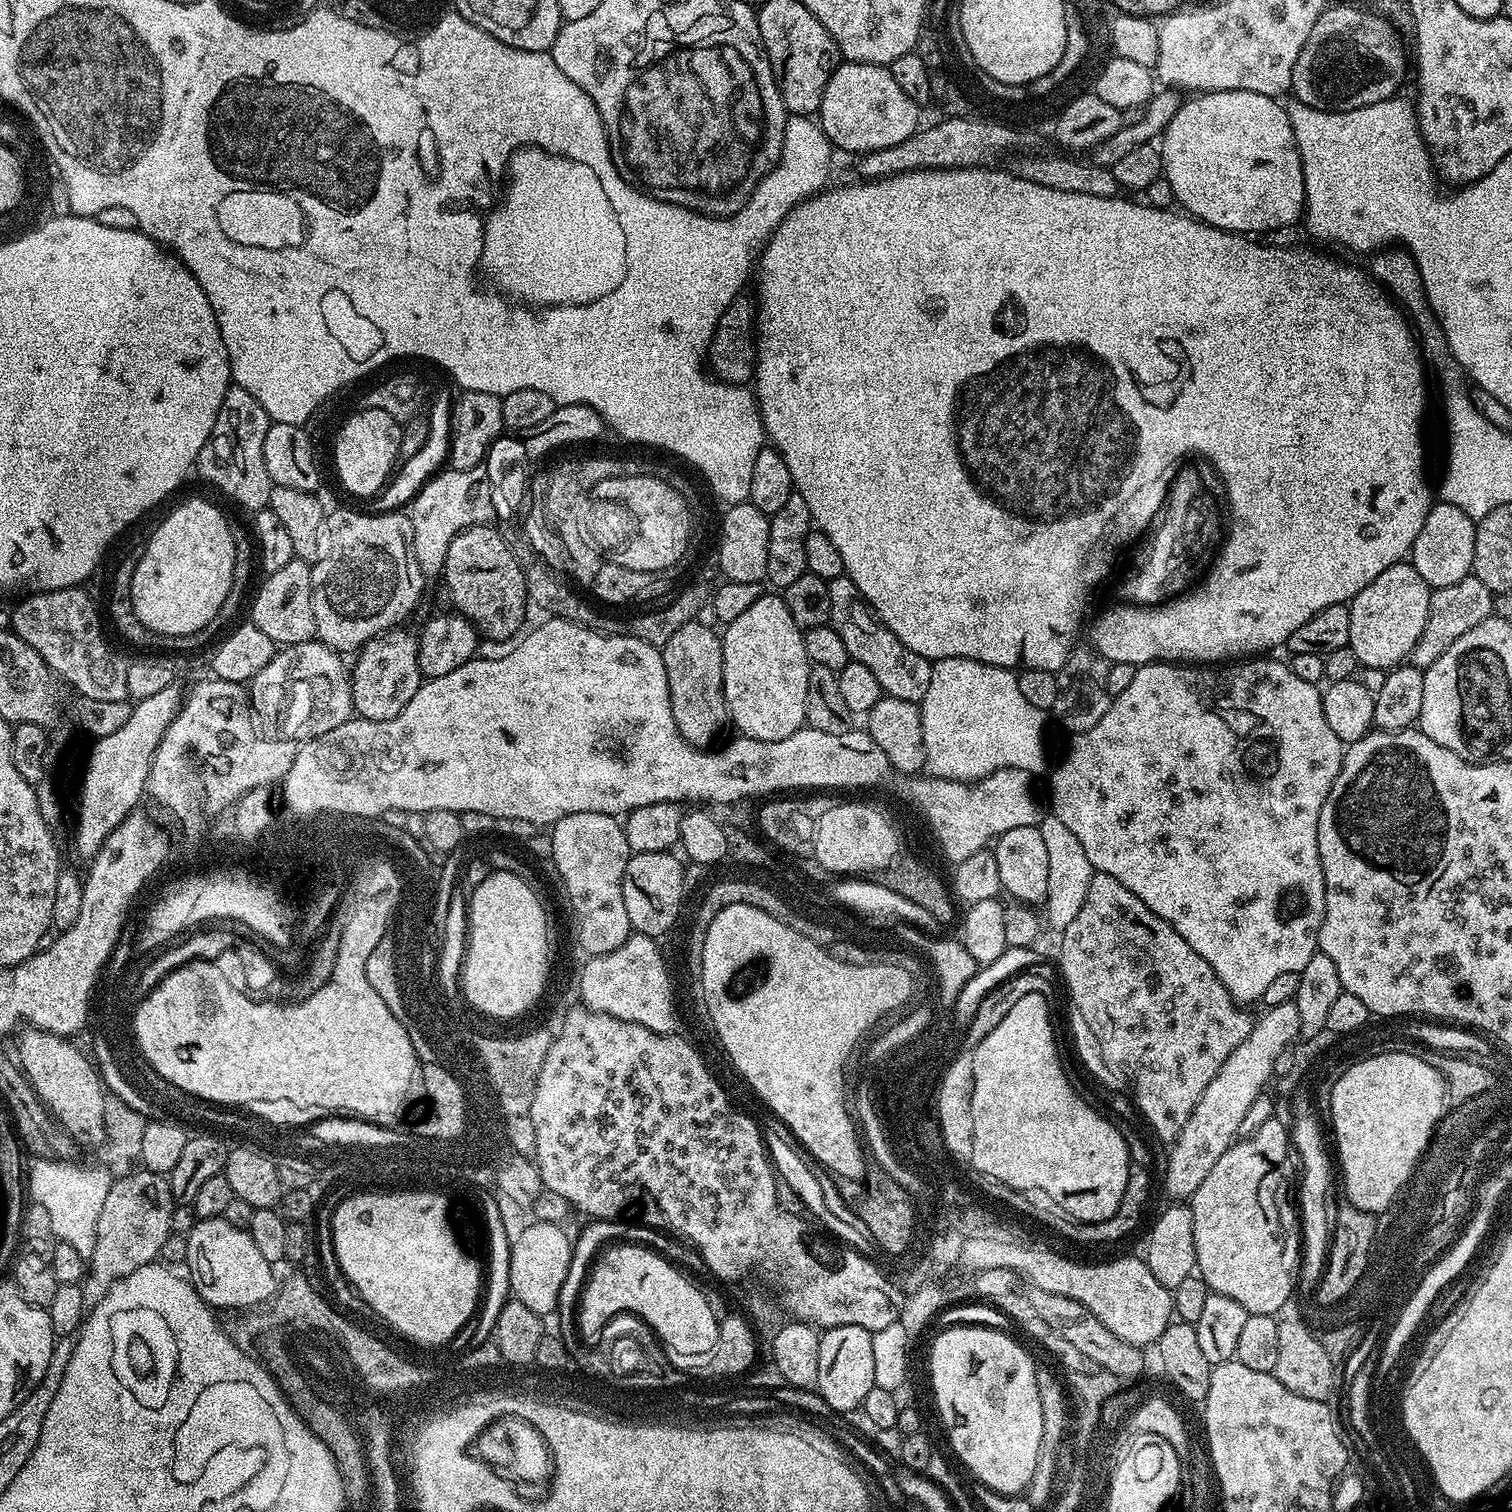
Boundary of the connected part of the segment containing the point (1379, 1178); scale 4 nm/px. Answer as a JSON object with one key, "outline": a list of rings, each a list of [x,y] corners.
{"outline":[[[1411,1051],[1408,1053],[1382,1053],[1368,1057],[1352,1064],[1345,1073],[1338,1075],[1337,1082],[1334,1084],[1330,1127],[1332,1126],[1333,1130],[1336,1131],[1336,1148],[1340,1151],[1338,1172],[1340,1176],[1344,1175],[1344,1196],[1346,1200],[1360,1211],[1379,1214],[1393,1205],[1393,1201],[1398,1194],[1398,1188],[1402,1186],[1402,1179],[1404,1179],[1404,1176],[1408,1176],[1410,1168],[1416,1169],[1417,1164],[1420,1163],[1420,1159],[1432,1138],[1433,1129],[1446,1112],[1446,1105],[1444,1106],[1444,1102],[1446,1103],[1446,1083],[1443,1073],[1435,1063],[1427,1064],[1422,1057],[1416,1055],[1415,1051]]]}

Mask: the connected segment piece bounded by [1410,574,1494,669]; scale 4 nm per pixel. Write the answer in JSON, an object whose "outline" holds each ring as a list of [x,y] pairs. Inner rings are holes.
{"outline":[[[1471,574],[1462,578],[1462,582],[1454,582],[1454,586],[1432,589],[1430,618],[1426,618],[1426,630],[1422,630],[1422,638],[1418,638],[1414,646],[1410,657],[1411,664],[1416,668],[1425,669],[1438,662],[1438,658],[1442,658],[1442,654],[1446,654],[1446,650],[1450,650],[1450,646],[1454,646],[1454,642],[1462,638],[1462,634],[1474,630],[1478,622],[1486,622],[1486,618],[1493,615],[1493,612],[1493,592]]]}

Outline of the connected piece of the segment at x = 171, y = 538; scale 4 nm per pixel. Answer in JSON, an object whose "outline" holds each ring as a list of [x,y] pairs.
{"outline":[[[188,500],[180,504],[156,529],[144,548],[144,553],[136,560],[136,569],[132,575],[130,593],[130,612],[135,619],[150,630],[167,636],[189,636],[210,621],[217,619],[224,604],[229,603],[228,595],[232,589],[234,566],[238,549],[232,537],[232,528],[228,520],[212,504],[204,500]]]}

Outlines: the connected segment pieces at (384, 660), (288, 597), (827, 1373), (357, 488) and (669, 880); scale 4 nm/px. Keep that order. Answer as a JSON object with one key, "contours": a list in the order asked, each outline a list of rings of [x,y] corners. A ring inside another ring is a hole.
{"contours":[[[[397,626],[373,640],[367,640],[363,648],[355,653],[356,665],[351,665],[352,711],[359,719],[386,722],[402,710],[406,702],[414,698],[420,689],[422,677],[418,666],[419,635],[407,632],[407,627]]],[[[294,558],[282,566],[282,570],[274,570],[263,577],[264,585],[256,592],[256,601],[252,604],[252,616],[250,622],[266,634],[277,646],[301,644],[307,640],[316,639],[316,627],[314,626],[314,606],[312,605],[312,564],[307,560]]],[[[838,1326],[821,1335],[815,1391],[832,1407],[833,1413],[855,1413],[863,1405],[866,1394],[877,1387],[872,1335],[862,1326]]],[[[361,407],[340,428],[336,436],[336,476],[352,496],[372,498],[388,484],[397,467],[402,426],[386,410]]],[[[671,851],[637,852],[628,857],[622,882],[622,902],[626,902],[626,918],[630,918],[633,929],[641,936],[660,938],[682,916],[677,901],[681,901],[681,891],[686,887],[684,868],[680,865],[681,857],[672,855],[676,854]]]]}

